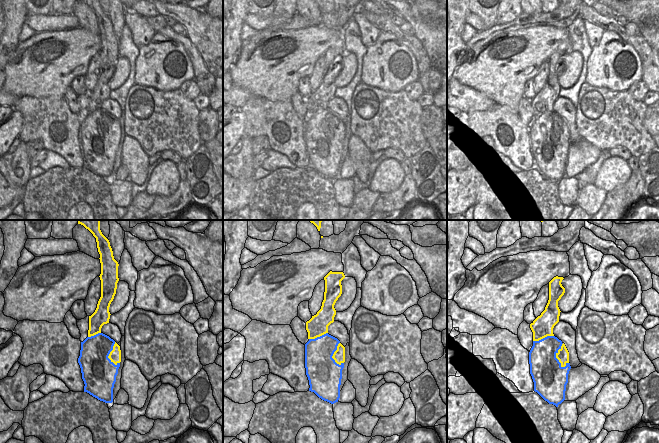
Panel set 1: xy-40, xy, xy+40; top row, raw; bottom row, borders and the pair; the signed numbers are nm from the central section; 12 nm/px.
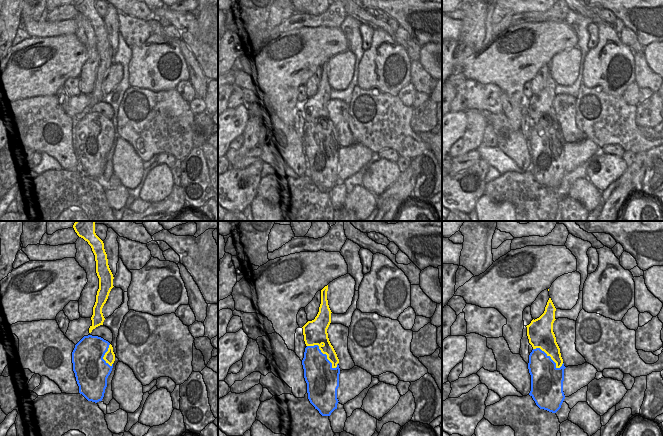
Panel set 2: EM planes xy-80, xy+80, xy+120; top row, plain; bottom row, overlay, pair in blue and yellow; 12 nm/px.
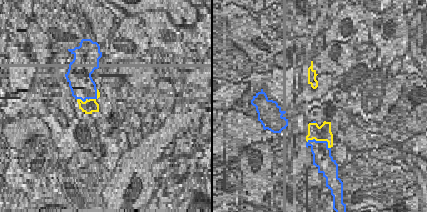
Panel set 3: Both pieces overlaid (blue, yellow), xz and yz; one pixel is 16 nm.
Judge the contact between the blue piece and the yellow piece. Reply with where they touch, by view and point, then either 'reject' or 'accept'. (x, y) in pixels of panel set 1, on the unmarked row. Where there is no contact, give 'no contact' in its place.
xy+40 (555, 131) | reject

